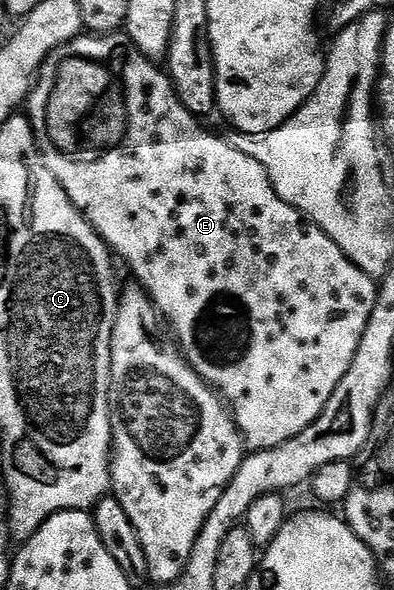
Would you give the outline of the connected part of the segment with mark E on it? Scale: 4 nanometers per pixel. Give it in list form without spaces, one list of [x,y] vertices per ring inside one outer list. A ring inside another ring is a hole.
[[[83,33],[70,43],[64,44],[62,47],[56,48],[42,64],[37,76],[36,82],[32,87],[32,94],[28,99],[28,118],[34,126],[34,139],[38,142],[38,152],[42,154],[42,161],[52,173],[52,177],[56,177],[56,181],[60,181],[60,185],[64,189],[64,193],[74,202],[76,209],[86,216],[89,223],[96,229],[96,233],[102,236],[102,240],[106,242],[107,247],[119,260],[130,266],[130,271],[135,275],[137,282],[143,291],[150,296],[158,312],[161,313],[163,320],[172,328],[173,334],[176,336],[176,342],[182,348],[182,354],[192,365],[192,369],[196,372],[204,382],[210,384],[223,400],[228,404],[238,426],[238,432],[242,434],[242,442],[250,451],[263,451],[264,449],[272,449],[276,445],[280,445],[284,441],[288,441],[292,437],[296,437],[304,429],[308,429],[308,425],[312,425],[312,421],[316,421],[316,417],[322,415],[322,410],[327,401],[332,397],[332,393],[336,389],[336,385],[340,385],[340,381],[344,377],[344,373],[348,373],[348,369],[352,365],[352,361],[358,352],[360,341],[364,337],[364,329],[368,325],[368,317],[372,317],[372,309],[374,302],[378,299],[378,287],[375,280],[359,269],[349,257],[340,249],[340,245],[336,245],[336,241],[332,241],[332,237],[328,237],[328,233],[324,233],[324,229],[320,229],[315,223],[311,223],[305,215],[302,215],[292,205],[288,205],[288,201],[284,201],[276,193],[276,189],[272,185],[272,181],[268,177],[268,173],[264,169],[264,165],[260,165],[260,161],[256,161],[252,157],[248,157],[248,153],[240,153],[240,149],[236,149],[229,138],[221,139],[218,135],[213,135],[210,131],[205,131],[201,127],[199,120],[188,109],[184,109],[184,105],[180,101],[180,97],[174,91],[174,84],[171,83],[169,74],[155,60],[144,57],[130,42],[130,36],[125,33]]]

